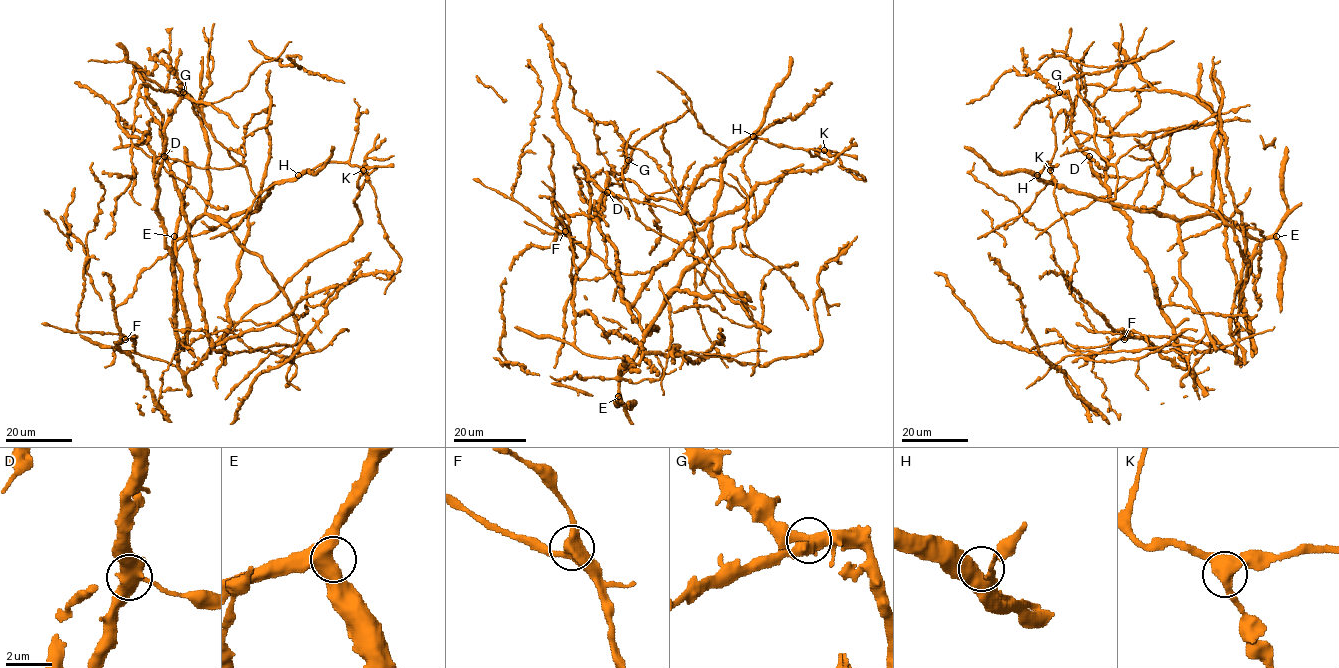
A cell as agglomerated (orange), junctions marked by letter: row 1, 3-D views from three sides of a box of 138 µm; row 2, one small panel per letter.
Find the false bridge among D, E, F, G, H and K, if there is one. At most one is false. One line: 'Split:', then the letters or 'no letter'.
Split: no letter

